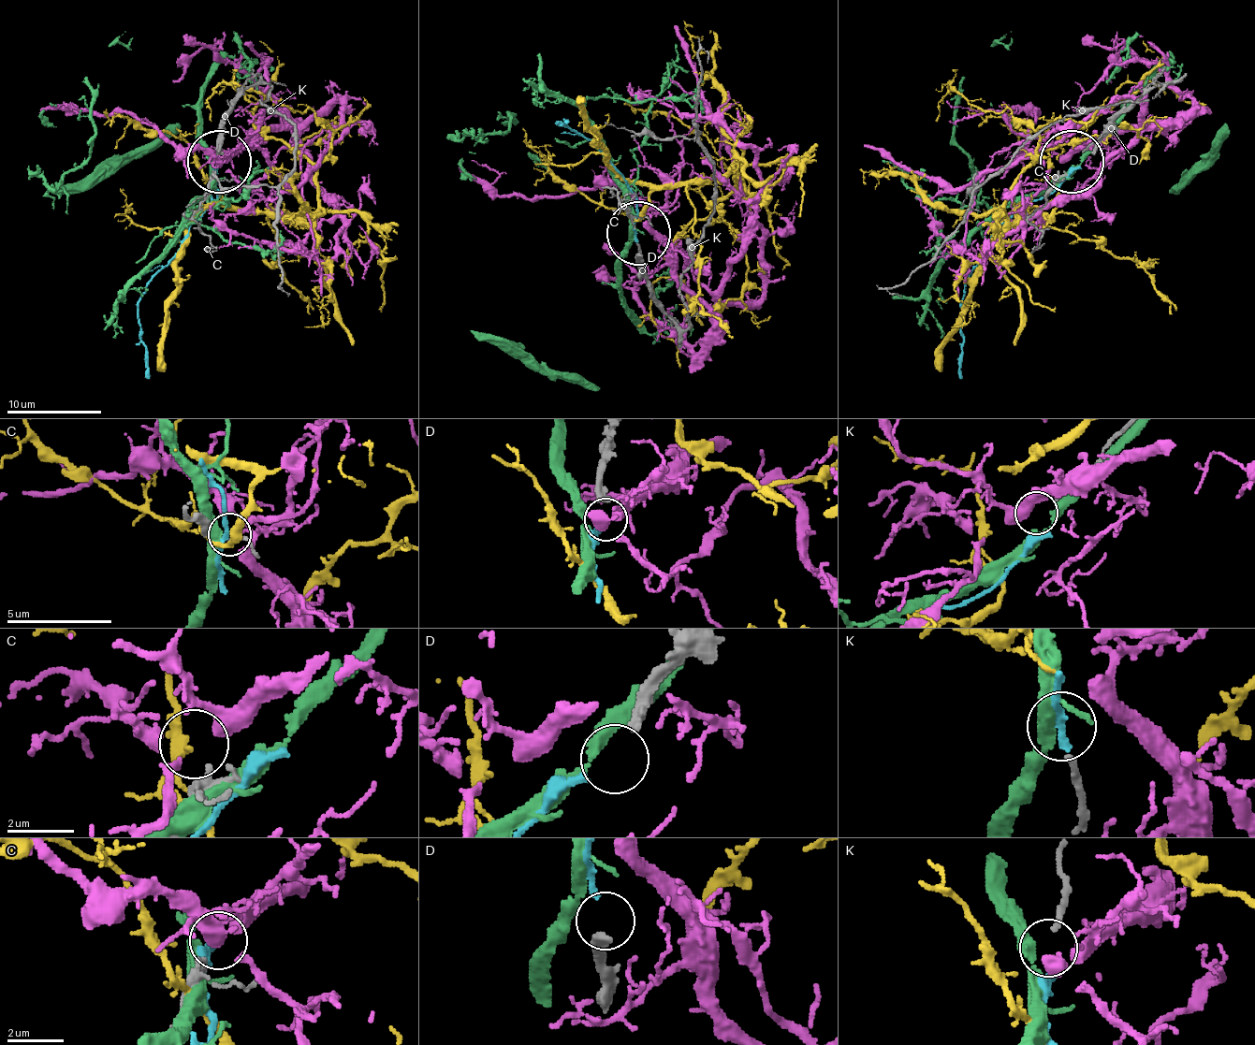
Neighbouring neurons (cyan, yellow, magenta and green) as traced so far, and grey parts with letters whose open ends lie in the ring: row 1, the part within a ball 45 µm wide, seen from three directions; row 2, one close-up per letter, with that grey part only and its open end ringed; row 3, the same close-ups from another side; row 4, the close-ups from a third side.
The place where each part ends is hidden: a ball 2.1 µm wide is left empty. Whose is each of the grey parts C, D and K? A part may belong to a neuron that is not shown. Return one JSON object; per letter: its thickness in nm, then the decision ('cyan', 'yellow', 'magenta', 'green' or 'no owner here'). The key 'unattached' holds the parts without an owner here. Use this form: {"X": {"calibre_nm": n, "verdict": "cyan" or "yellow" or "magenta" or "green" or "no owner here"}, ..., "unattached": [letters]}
{"C": {"calibre_nm": 190, "verdict": "magenta"}, "D": {"calibre_nm": 360, "verdict": "no owner here"}, "K": {"calibre_nm": 190, "verdict": "cyan"}, "unattached": ["D"]}

